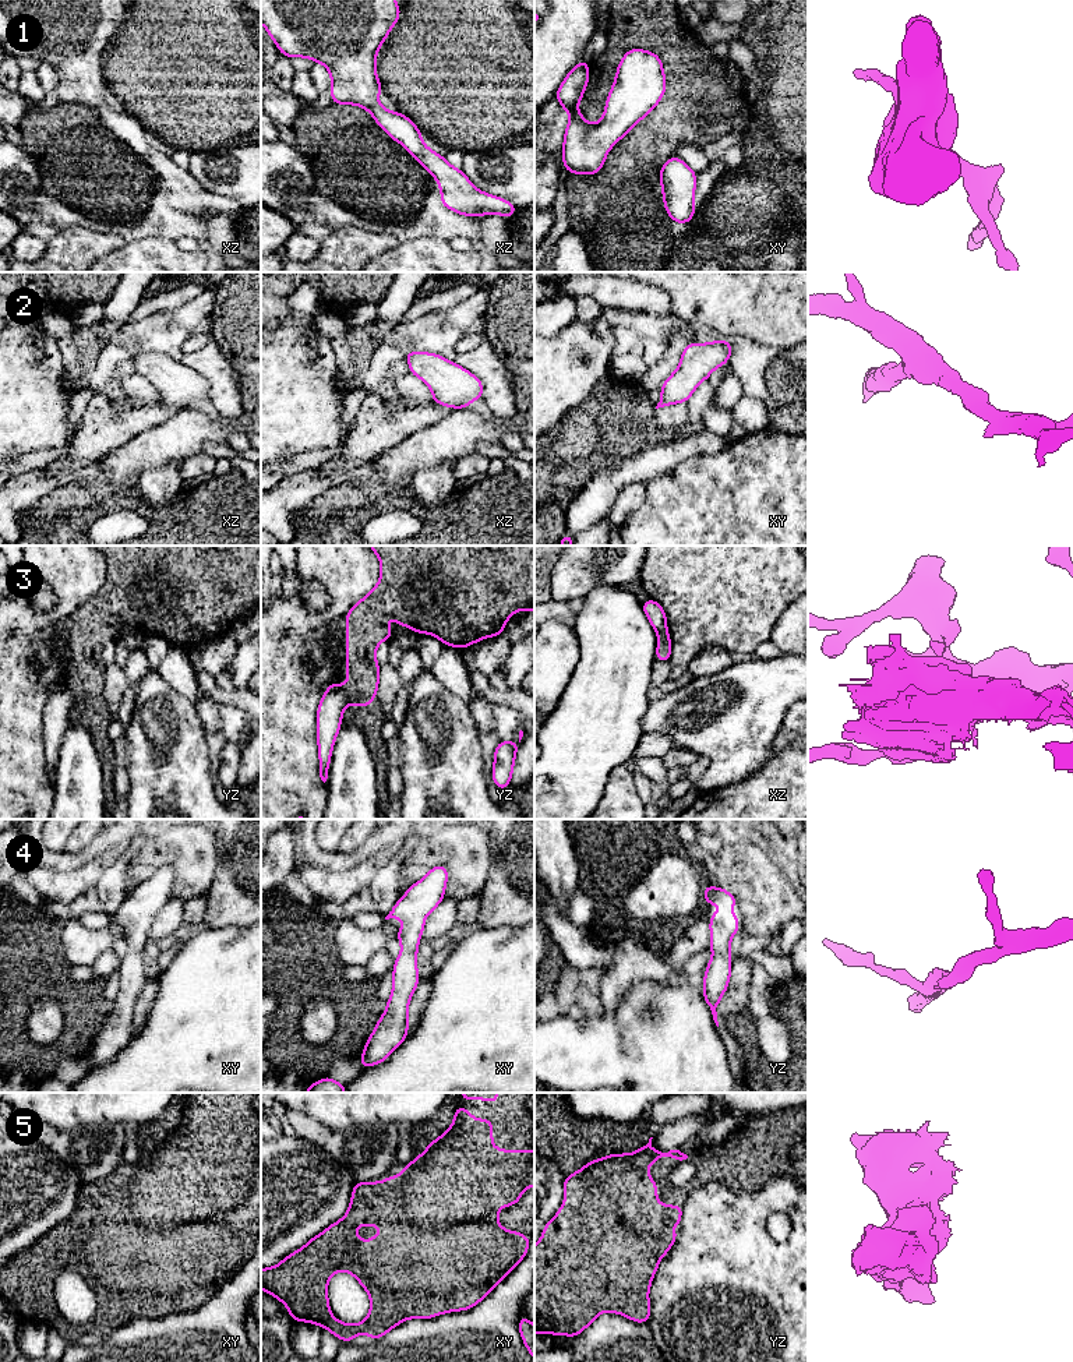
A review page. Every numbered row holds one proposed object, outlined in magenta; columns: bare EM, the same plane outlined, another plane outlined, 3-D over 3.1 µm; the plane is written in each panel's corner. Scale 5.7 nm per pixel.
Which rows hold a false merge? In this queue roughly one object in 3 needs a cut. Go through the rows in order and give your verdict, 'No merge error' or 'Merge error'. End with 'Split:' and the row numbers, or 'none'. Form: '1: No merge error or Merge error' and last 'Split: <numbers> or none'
1: No merge error
2: No merge error
3: Merge error
4: No merge error
5: No merge error
Split: 3

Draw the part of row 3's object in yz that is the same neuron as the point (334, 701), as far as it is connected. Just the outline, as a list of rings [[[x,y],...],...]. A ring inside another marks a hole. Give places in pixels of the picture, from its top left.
[[[331,682],[321,698],[317,712],[320,777],[324,783],[328,779],[331,754],[342,726],[342,714],[346,705],[346,689],[338,682]]]

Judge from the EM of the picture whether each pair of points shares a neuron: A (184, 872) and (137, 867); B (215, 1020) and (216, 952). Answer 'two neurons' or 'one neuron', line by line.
A: one neuron
B: one neuron

